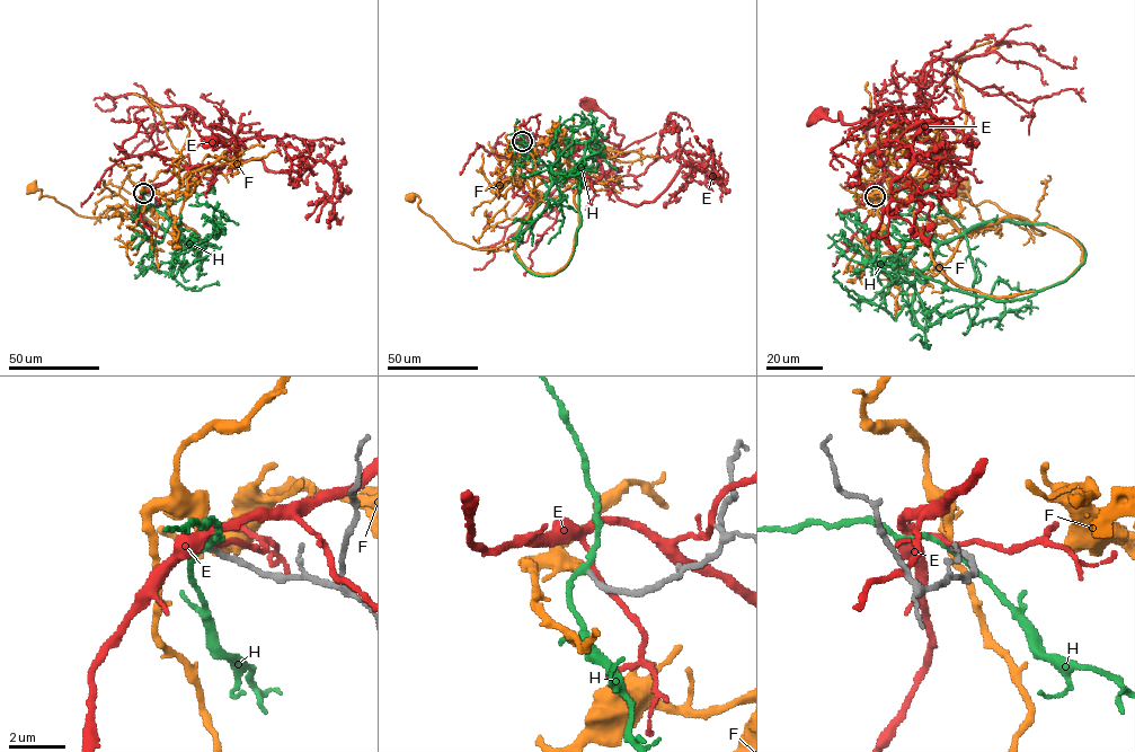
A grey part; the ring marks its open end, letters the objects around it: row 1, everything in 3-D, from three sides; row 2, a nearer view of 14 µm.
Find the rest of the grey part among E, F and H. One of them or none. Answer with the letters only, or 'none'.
F

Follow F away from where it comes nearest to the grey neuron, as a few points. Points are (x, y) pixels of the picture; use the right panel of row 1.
F: (875, 196), (875, 249), (928, 277), (987, 224), (1022, 218), (1044, 233), (963, 188)

